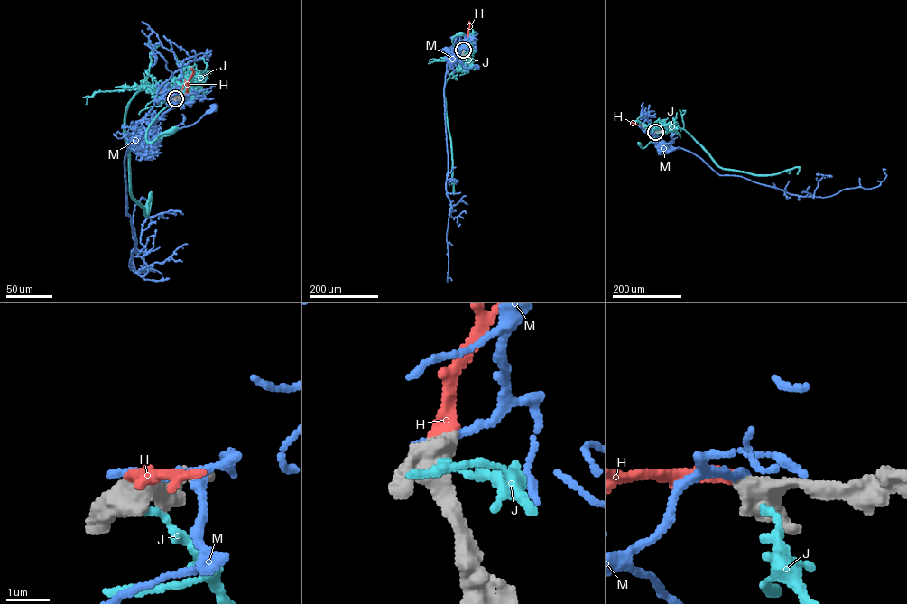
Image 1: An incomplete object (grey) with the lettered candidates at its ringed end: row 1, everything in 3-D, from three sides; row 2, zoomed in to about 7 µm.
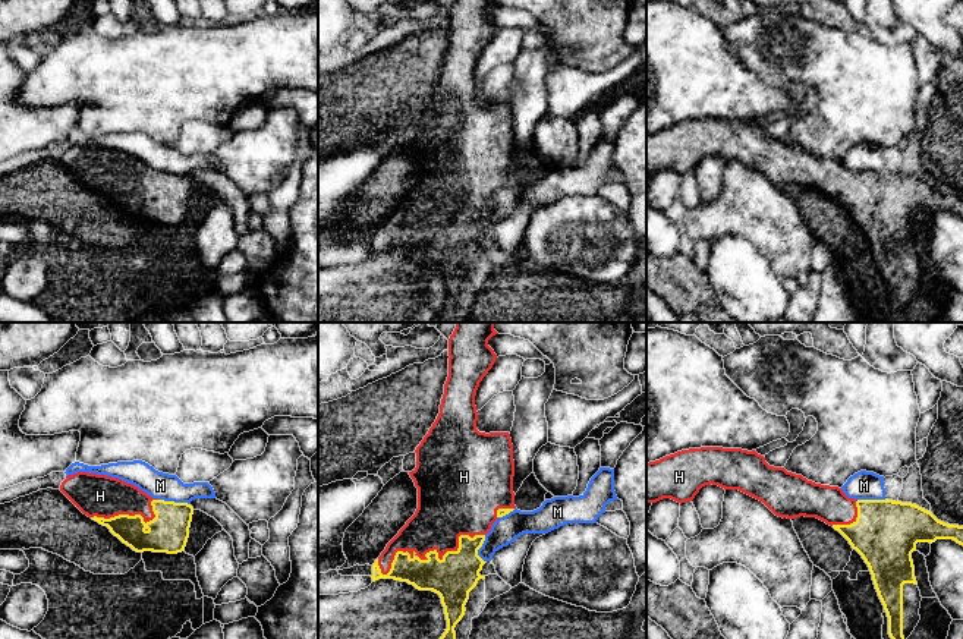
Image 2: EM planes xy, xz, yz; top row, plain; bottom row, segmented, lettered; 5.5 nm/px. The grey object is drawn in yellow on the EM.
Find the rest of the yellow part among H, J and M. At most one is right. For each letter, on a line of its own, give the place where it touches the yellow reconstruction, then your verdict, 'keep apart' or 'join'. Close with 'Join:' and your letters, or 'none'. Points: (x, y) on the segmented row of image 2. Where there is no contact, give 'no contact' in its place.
H: meets yellow in xz at (430, 551); join
J: no contact; keep apart
M: meets yellow in xy at (173, 501); keep apart
Join: H

